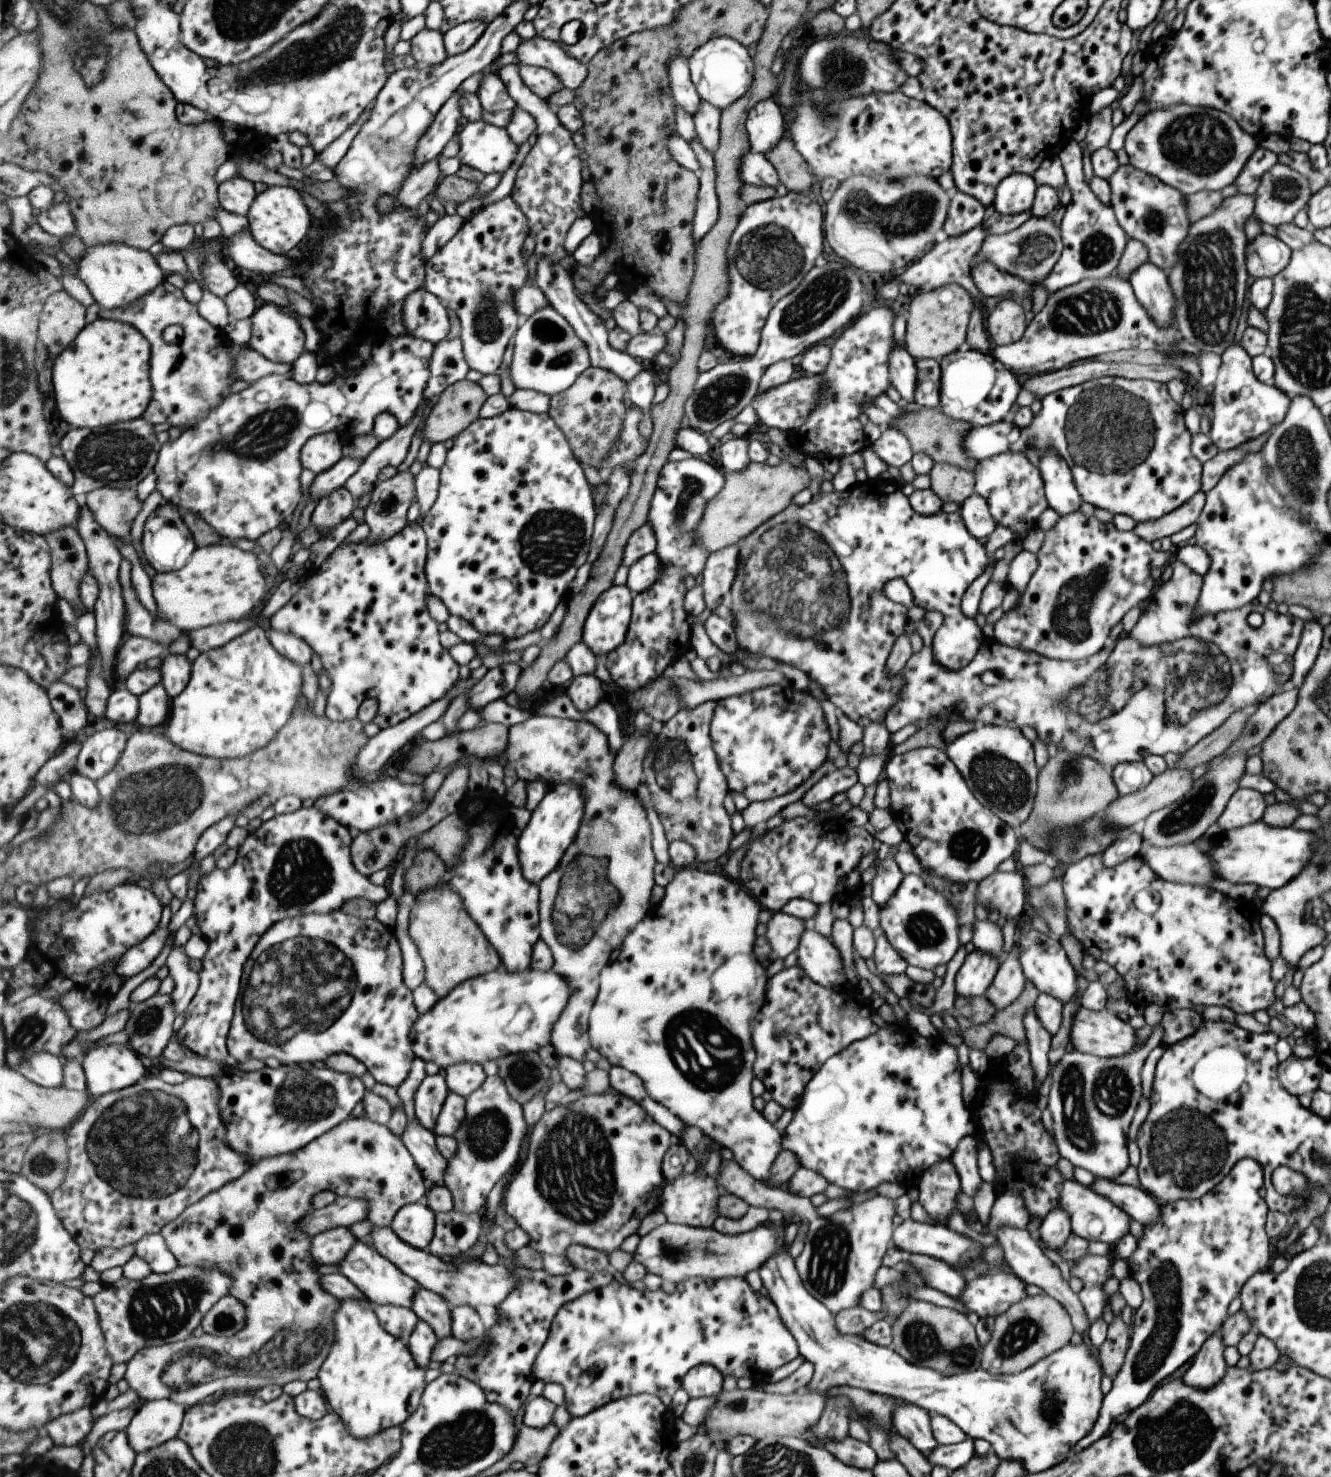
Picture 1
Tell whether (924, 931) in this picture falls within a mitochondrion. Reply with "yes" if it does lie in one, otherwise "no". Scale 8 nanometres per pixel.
yes

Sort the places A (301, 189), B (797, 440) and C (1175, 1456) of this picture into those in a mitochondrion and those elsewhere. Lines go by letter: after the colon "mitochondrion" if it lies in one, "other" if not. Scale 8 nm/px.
A: other
B: other
C: mitochondrion

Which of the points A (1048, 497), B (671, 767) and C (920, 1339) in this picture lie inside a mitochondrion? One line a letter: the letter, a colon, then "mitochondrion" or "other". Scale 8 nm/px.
A: other
B: mitochondrion
C: mitochondrion

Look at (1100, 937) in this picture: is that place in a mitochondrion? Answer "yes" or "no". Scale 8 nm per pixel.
no

